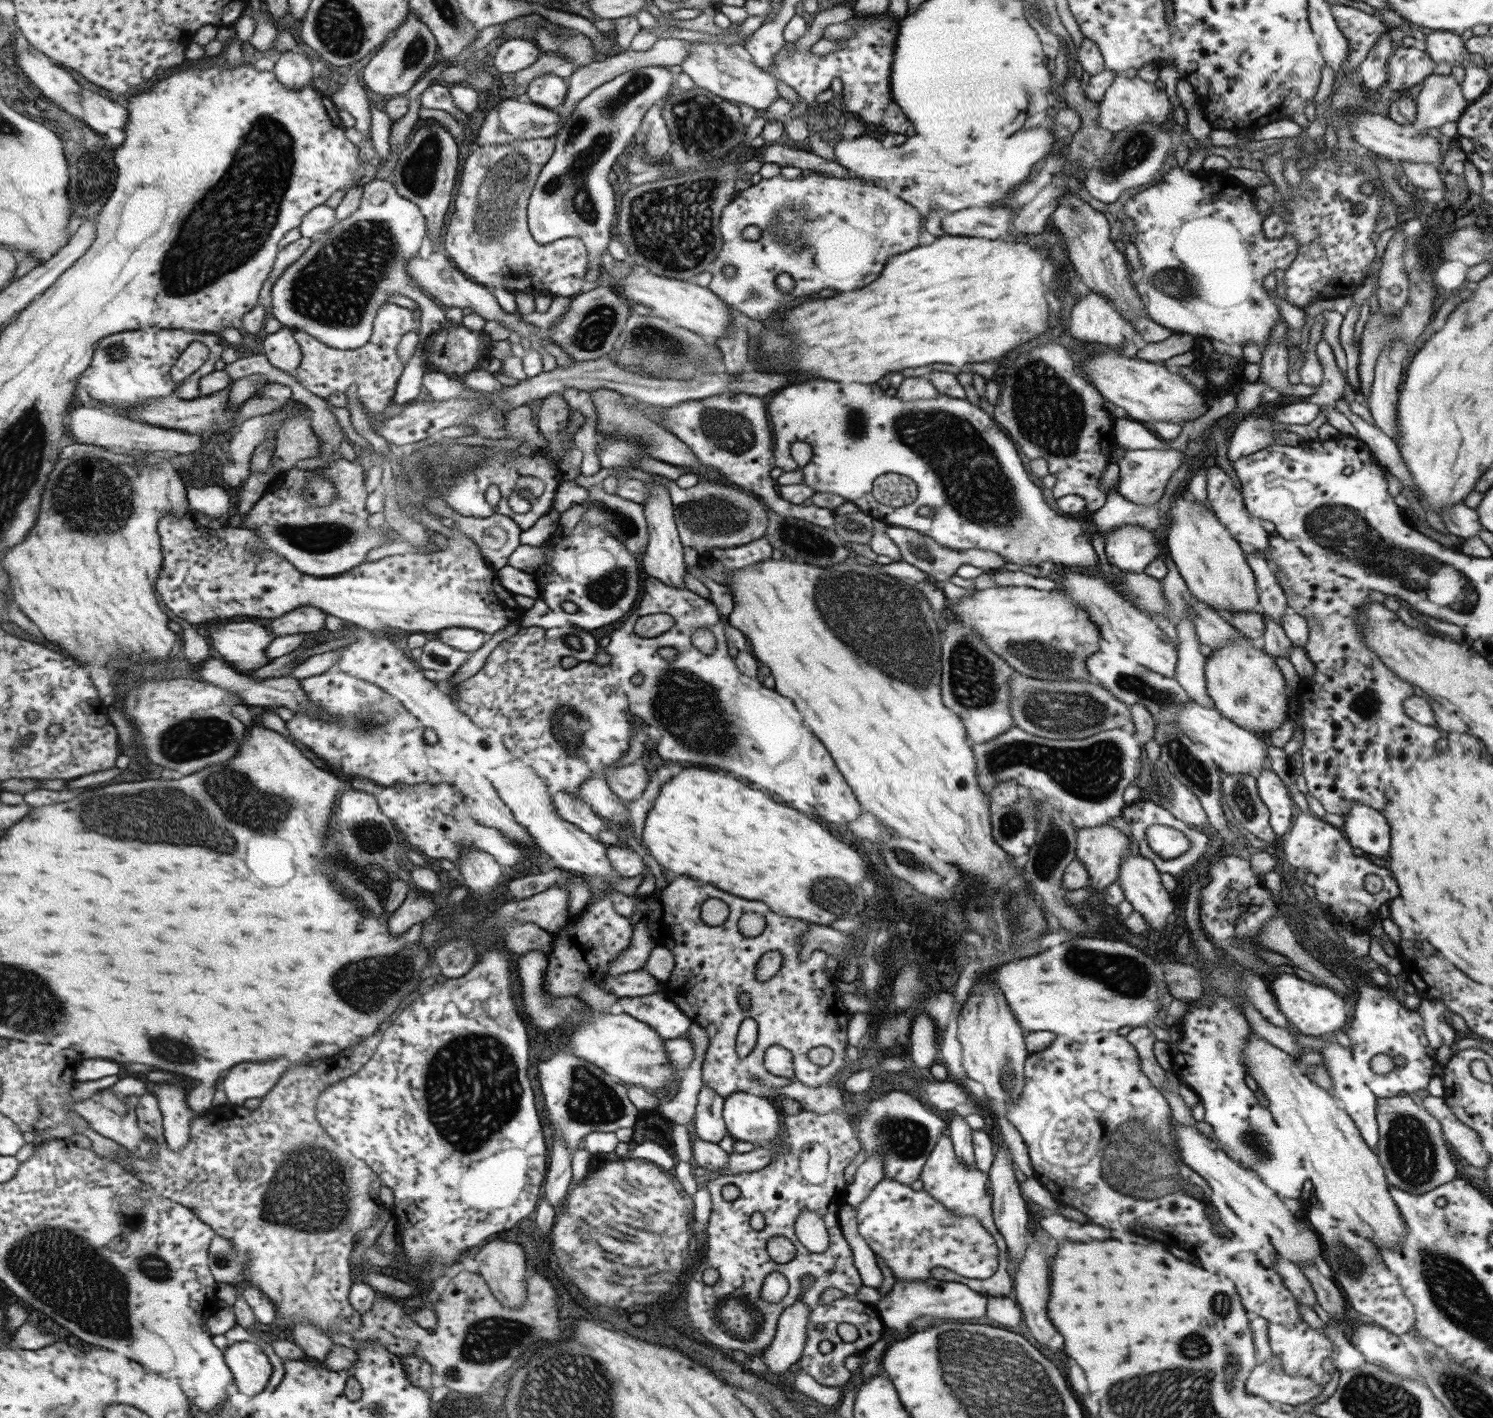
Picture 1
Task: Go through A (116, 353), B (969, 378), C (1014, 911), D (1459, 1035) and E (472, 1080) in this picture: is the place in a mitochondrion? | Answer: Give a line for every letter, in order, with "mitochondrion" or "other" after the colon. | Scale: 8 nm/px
A: mitochondrion
B: other
C: mitochondrion
D: other
E: mitochondrion

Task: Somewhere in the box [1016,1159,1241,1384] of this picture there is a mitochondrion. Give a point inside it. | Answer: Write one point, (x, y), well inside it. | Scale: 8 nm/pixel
(1221, 1231)

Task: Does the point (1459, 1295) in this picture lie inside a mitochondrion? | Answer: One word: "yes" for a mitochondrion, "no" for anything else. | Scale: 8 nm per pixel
yes

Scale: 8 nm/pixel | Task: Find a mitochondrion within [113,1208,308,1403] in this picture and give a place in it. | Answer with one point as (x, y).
(157, 1269)

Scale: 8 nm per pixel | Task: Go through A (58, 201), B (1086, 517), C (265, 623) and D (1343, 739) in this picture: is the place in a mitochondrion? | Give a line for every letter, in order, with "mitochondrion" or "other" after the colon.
A: other
B: other
C: other
D: other

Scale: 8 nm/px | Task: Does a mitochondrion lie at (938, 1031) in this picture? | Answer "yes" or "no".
no

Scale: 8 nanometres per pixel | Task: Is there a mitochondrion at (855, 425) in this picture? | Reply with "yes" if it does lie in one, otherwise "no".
yes

